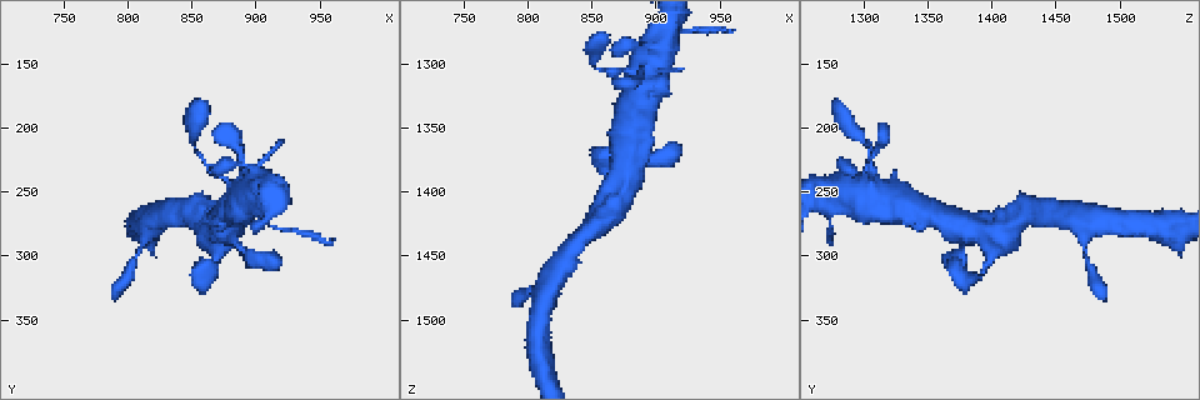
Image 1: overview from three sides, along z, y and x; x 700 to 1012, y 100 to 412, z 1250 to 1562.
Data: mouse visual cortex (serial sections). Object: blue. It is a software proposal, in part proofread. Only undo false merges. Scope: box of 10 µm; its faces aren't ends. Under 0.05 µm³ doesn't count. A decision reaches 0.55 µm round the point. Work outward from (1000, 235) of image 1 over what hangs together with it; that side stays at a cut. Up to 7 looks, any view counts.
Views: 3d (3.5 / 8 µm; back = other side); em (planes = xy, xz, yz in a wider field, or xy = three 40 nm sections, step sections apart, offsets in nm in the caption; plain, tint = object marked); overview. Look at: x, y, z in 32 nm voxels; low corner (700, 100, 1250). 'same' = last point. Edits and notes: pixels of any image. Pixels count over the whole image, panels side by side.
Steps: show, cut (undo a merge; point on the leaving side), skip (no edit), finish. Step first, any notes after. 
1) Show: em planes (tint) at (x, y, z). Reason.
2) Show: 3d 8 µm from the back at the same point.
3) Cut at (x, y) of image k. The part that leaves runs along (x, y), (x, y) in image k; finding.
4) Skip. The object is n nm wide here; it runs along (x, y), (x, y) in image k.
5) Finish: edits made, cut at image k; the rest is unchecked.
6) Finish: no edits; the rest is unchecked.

Show: em xy step 3 (tint) at (816, 282, 1472). Thin arm on a thick one.

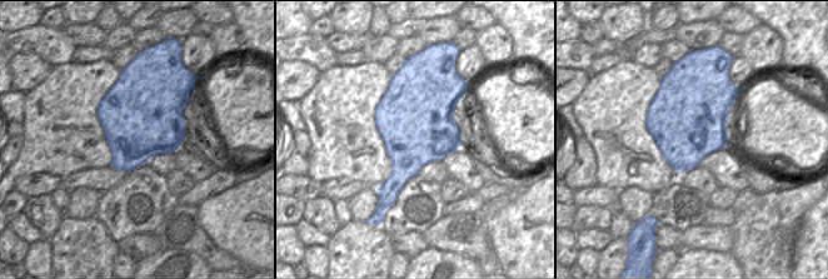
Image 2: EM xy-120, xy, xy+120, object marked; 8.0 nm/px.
Show: 3d 3.5 µm at the same point. See where the arms go.

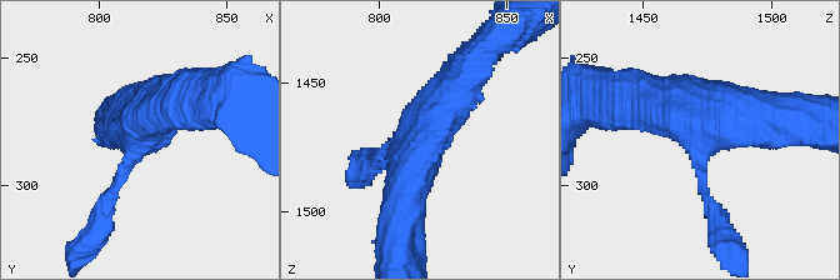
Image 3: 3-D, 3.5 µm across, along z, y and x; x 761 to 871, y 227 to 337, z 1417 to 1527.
Skip. The object is 600 nm wide here; it runs along (459, 71), (420, 126), (401, 216) in image 3; all the same cell.

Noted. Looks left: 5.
Show: 3d 3.5 µm at (866, 314, 1390). Abrupt turn.

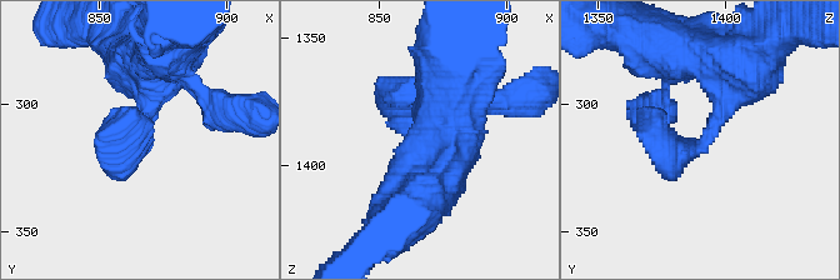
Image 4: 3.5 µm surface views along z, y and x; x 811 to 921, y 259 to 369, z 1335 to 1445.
Show: em xy step 1 (tint) at (868, 315, 1389). The arms are 350, 450 nm wide; shape alone is not enough.

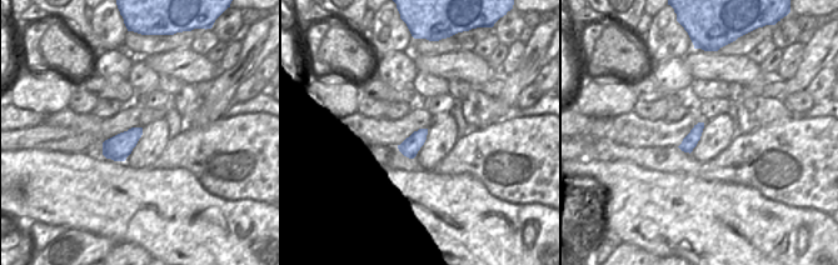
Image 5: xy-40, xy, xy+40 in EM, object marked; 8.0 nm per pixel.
Skip. It runs along (730, 63), (704, 139), (669, 150), (638, 131) in image 4; one cell here.

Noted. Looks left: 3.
Show: 3d 3.5 µm at (854, 214, 1304). Narrows sharply.

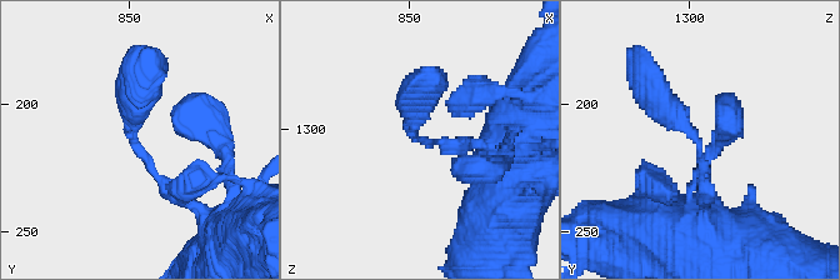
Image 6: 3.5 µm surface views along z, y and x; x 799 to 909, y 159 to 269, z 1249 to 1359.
Show: em xy step 3 (tint) at (853, 217, 1304).

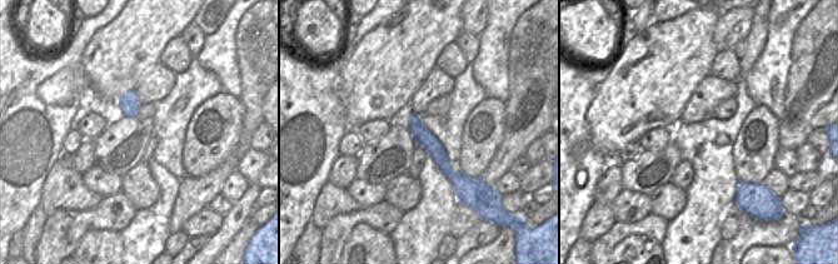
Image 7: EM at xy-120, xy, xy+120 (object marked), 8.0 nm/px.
Skip. The arms are 200, 350 nm wide; one cell here.

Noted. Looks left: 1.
Finish: no edits; the rest is unchecked.

